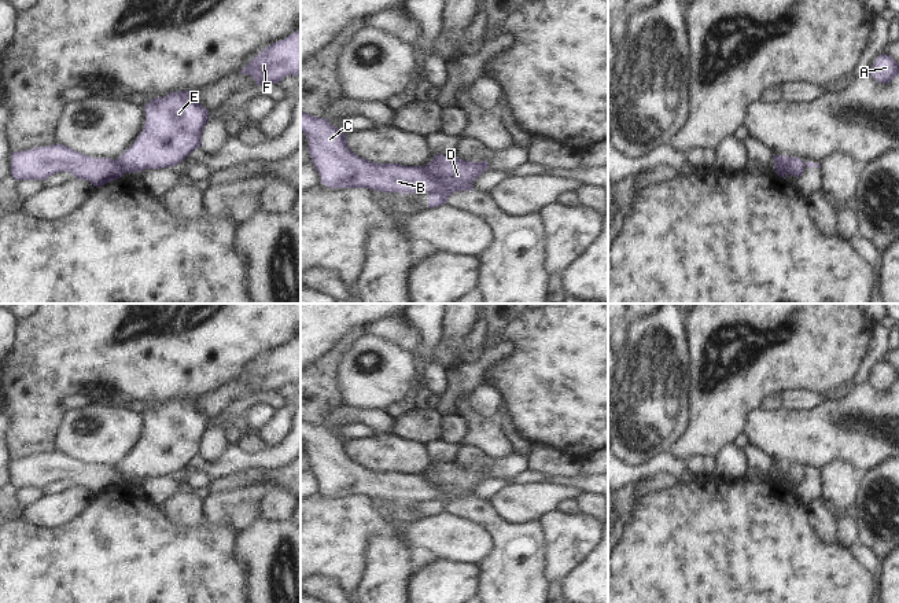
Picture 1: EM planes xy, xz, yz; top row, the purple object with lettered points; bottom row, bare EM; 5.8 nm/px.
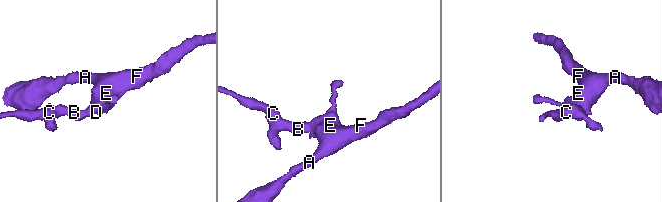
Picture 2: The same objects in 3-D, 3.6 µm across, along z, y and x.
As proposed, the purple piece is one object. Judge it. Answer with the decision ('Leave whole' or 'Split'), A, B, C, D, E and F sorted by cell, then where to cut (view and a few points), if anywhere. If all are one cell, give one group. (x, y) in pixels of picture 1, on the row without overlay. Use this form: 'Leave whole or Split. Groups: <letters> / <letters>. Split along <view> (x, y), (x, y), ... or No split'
Split. Groups: A D E F / B C. Split along xz (426, 474), (441, 491), (438, 499).

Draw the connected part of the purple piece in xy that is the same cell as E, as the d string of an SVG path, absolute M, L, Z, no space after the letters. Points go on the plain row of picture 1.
M194 398L172 400L167 404L151 407L143 415L147 422L144 437L136 449L118 466L125 481L174 474L200 455L202 440L209 430L209 418L195 407Z

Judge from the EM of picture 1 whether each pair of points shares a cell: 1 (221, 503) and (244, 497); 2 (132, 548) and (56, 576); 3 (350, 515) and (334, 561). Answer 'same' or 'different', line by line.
1: same
2: same
3: same

